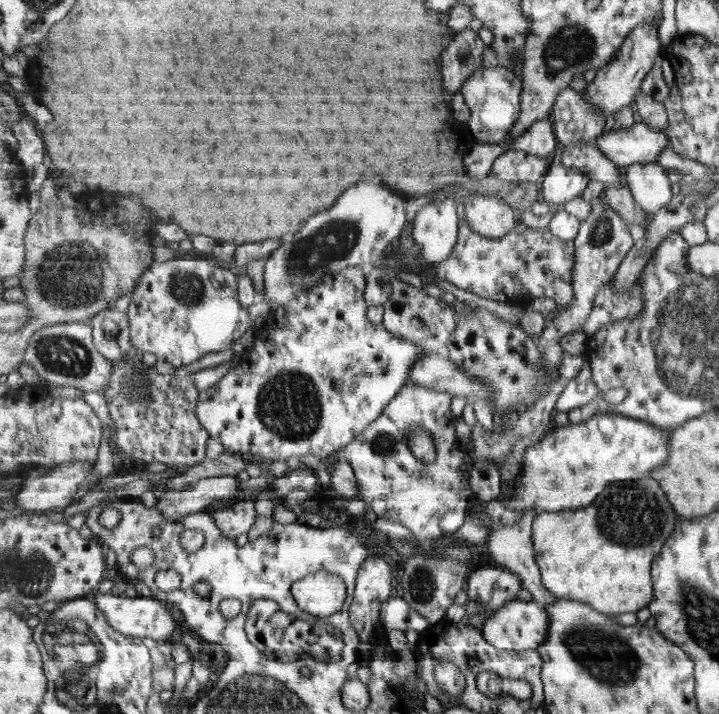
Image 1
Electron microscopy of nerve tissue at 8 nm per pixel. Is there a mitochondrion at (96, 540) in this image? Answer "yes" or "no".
no

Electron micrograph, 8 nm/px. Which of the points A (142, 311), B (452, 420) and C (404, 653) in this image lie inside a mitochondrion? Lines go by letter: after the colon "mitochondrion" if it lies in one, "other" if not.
A: other
B: other
C: other

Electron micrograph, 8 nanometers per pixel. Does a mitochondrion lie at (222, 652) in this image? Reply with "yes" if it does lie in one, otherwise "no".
no

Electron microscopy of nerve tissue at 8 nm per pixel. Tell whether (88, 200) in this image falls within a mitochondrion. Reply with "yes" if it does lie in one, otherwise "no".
no

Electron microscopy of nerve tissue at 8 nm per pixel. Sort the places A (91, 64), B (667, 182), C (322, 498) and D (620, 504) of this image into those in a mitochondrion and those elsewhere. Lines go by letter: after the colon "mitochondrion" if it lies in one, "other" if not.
A: other
B: other
C: other
D: mitochondrion

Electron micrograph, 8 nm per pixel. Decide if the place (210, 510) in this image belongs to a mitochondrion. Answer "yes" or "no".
no

